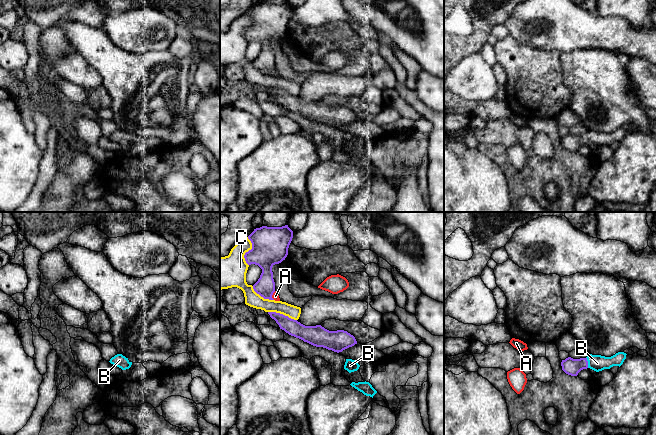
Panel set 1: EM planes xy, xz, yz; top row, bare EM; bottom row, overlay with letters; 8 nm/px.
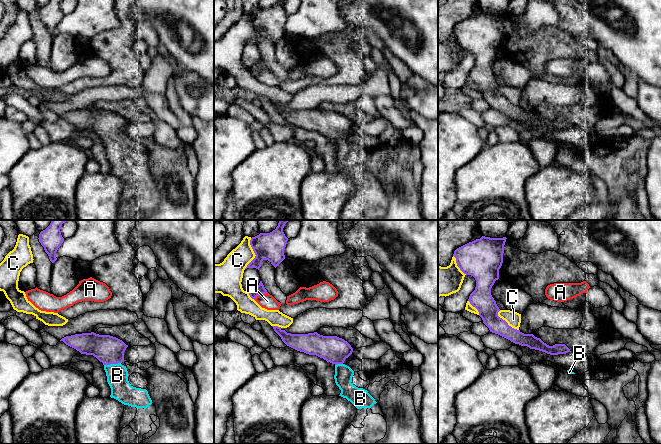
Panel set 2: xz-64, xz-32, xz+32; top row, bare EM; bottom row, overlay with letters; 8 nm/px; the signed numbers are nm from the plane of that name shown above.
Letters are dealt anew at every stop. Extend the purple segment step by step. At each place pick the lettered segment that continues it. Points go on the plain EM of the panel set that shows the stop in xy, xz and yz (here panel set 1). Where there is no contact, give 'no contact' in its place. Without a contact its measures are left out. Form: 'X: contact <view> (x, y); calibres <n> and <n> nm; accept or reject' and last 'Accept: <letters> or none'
A: contact xz (272, 70); calibres 160 and 60 nm; reject
B: contact yz (587, 138); calibres 140 and 130 nm; accept
C: contact xz (248, 27); calibres 300 and 260 nm; reject
Accept: B

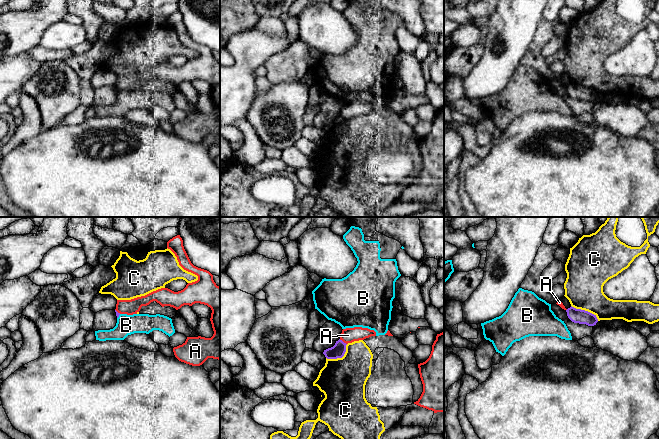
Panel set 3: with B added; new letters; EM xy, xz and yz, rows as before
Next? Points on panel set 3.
A: contact xz (342, 117); calibres 110 and 120 nm; reject
B: contact xy (118, 92); calibres 30 and 160 nm; reject
C: contact yz (584, 86); calibres 110 and 300 nm; reject
Accept: none

